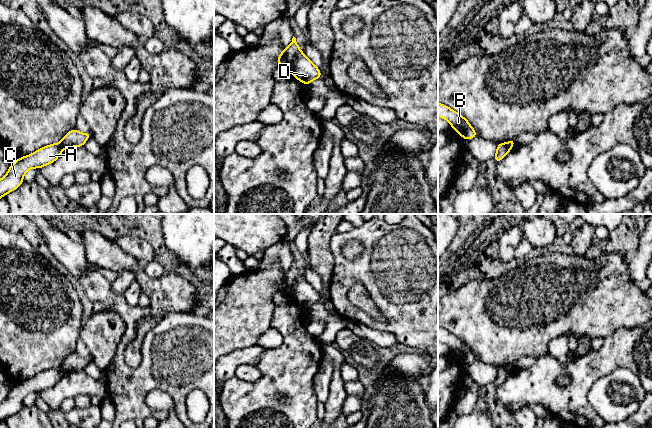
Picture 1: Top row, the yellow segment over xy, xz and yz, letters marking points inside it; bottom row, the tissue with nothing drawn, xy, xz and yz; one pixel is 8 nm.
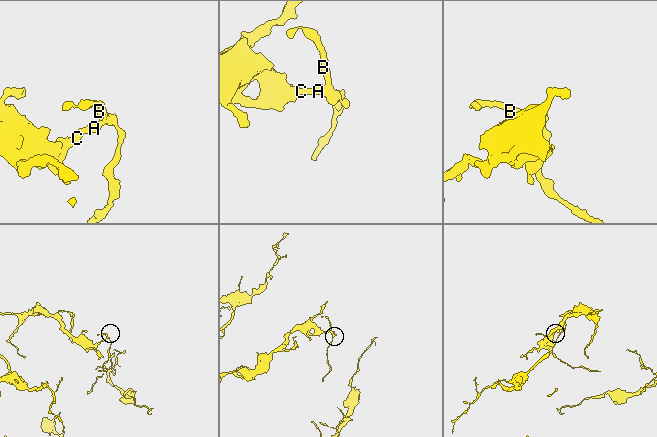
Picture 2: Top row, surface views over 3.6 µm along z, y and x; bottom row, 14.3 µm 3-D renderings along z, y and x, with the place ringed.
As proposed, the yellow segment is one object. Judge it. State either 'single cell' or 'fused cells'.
fused cells

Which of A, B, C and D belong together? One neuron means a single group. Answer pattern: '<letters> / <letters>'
A C / B D

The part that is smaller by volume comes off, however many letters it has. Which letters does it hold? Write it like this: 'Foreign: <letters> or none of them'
Foreign: B, D

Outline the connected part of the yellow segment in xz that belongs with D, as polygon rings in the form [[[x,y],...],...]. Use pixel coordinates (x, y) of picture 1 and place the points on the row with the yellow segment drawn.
[[[294,36],[292,42],[284,51],[285,59],[283,66],[297,80],[308,86],[313,80],[322,77],[320,69],[317,68],[312,61],[304,55],[304,52],[299,49]]]

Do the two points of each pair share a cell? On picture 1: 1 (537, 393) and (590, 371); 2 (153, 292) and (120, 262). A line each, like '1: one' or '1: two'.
1: one
2: one

